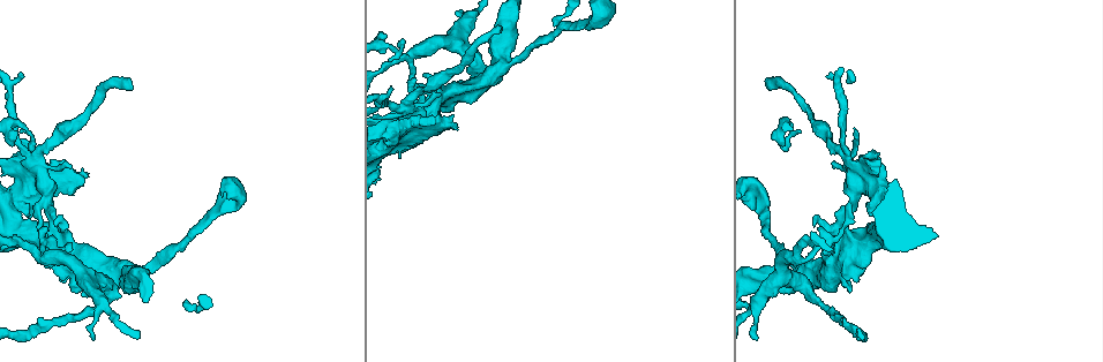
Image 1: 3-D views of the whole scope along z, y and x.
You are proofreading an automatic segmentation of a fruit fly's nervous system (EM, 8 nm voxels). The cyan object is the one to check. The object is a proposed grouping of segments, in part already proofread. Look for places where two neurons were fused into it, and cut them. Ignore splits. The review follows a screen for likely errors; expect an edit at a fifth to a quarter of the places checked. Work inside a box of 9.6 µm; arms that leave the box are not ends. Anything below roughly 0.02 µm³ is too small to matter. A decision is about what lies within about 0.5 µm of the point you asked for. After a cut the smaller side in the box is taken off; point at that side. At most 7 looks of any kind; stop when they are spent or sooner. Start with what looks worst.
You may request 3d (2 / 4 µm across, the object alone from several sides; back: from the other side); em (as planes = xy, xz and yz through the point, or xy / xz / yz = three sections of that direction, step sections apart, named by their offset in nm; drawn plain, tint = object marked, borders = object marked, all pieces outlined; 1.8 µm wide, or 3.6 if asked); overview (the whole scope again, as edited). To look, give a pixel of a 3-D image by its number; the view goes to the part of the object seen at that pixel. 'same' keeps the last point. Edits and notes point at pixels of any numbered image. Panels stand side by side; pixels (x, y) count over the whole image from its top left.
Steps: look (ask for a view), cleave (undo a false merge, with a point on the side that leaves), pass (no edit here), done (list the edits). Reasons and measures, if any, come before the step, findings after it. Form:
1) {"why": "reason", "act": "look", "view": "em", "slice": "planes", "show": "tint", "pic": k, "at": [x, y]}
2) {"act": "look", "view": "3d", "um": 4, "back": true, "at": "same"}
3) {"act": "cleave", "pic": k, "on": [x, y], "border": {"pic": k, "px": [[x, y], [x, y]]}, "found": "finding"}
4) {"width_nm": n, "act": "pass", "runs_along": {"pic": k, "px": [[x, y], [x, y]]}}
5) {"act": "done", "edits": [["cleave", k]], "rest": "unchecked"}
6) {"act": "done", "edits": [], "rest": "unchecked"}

{"why": "three arms meet", "act": "look", "view": "em", "um": 3.6, "slice": "xy", "step": 16, "show": "tint", "pic": 1, "at": [29, 158]}

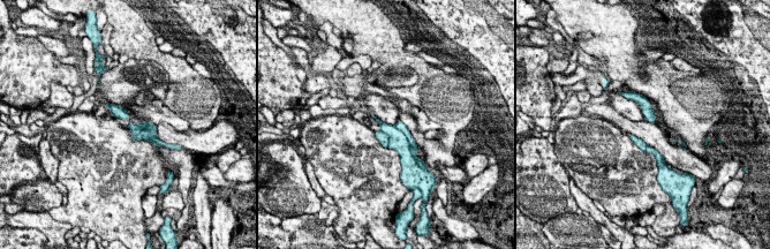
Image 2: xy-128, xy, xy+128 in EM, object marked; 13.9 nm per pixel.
{"why": "cut it another way", "act": "look", "view": "em", "um": 3.6, "slice": "planes", "show": "tint", "at": "same"}

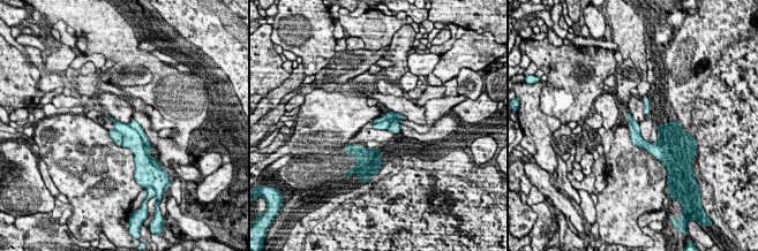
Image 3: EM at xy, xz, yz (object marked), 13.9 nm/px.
{"width_nm": 160, "act": "cleave", "pic": 3, "on": [134, 123], "border": {"pic": 3, "px": [[128, 124], [140, 136], [148, 156]]}, "found": "a second neuron is stuck on"}

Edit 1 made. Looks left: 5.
{"why": "abrupt turn", "act": "look", "view": "em", "slice": "planes", "show": "tint", "pic": 1, "at": [752, 189]}

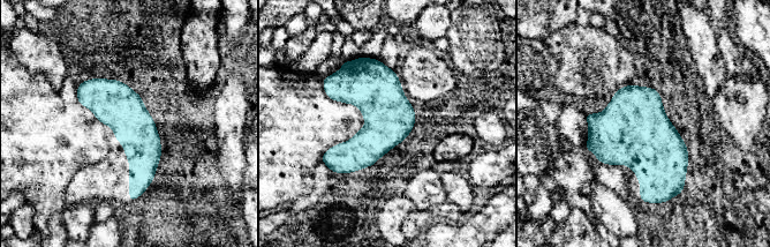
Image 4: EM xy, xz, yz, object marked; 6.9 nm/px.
{"width_nm": 300, "act": "pass", "runs_along": {"pic": 4, "px": [[83, 84], [137, 139], [135, 194]]}, "found": "all the same neuron"}

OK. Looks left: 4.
{"act": "done", "edits": [["cleave", 3]], "rest": "unchecked"}

